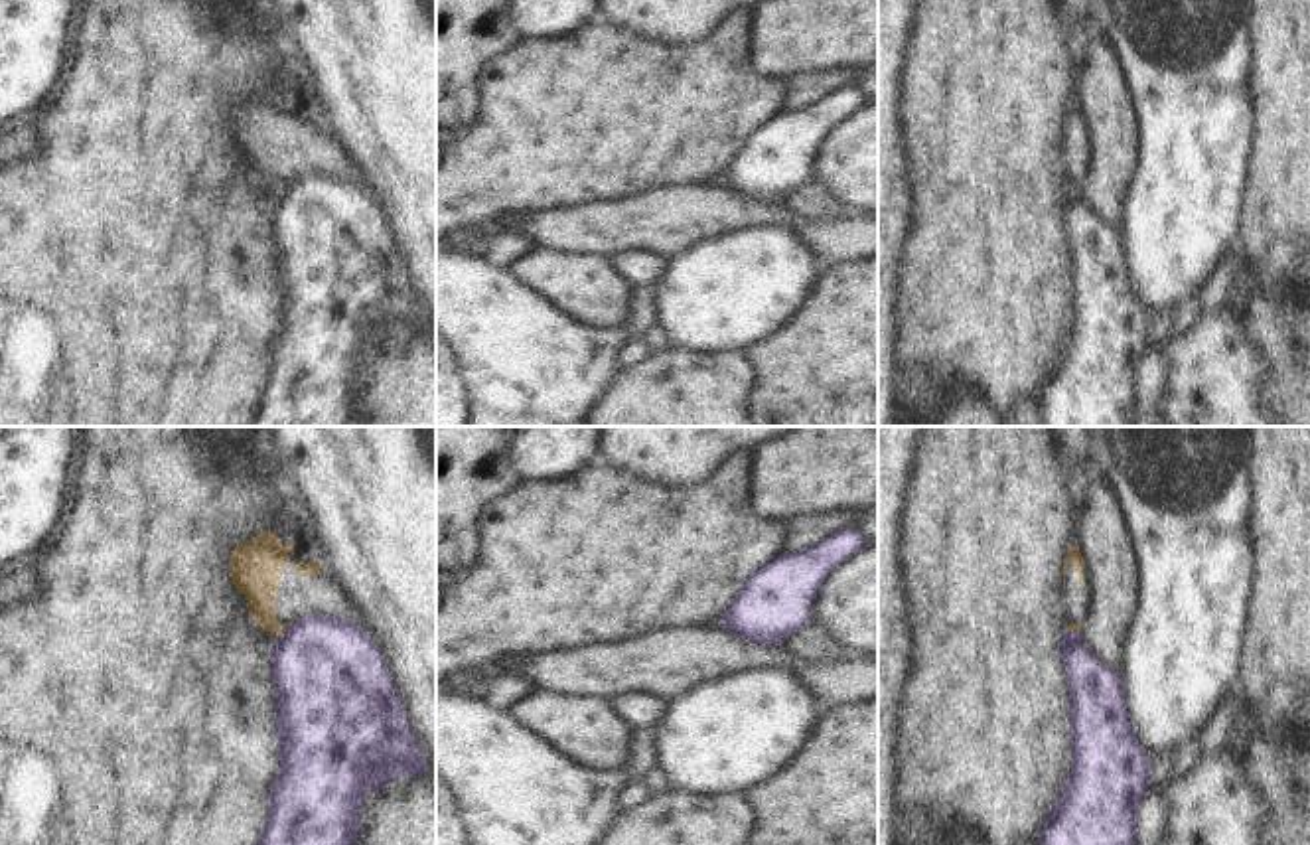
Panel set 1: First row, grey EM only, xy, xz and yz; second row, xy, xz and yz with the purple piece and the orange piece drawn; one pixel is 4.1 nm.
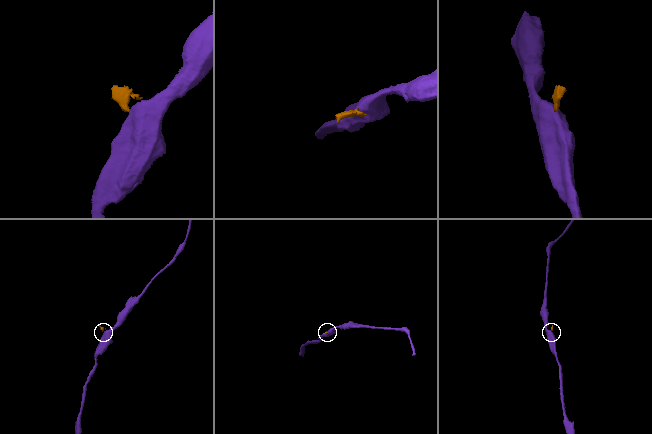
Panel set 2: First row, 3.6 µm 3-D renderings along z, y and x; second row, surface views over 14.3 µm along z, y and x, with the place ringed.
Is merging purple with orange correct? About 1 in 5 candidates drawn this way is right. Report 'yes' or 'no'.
no

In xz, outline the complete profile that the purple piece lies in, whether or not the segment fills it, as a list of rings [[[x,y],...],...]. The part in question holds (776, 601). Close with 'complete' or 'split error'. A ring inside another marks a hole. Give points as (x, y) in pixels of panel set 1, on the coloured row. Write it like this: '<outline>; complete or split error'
[[[850,527],[799,553],[769,559],[732,598],[722,628],[744,640],[781,646],[787,634],[811,624],[811,606],[825,578],[866,545],[868,537]]]; complete

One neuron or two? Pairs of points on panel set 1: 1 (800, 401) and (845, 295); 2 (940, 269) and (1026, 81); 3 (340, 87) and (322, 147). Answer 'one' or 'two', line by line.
1: one
2: one
3: two

